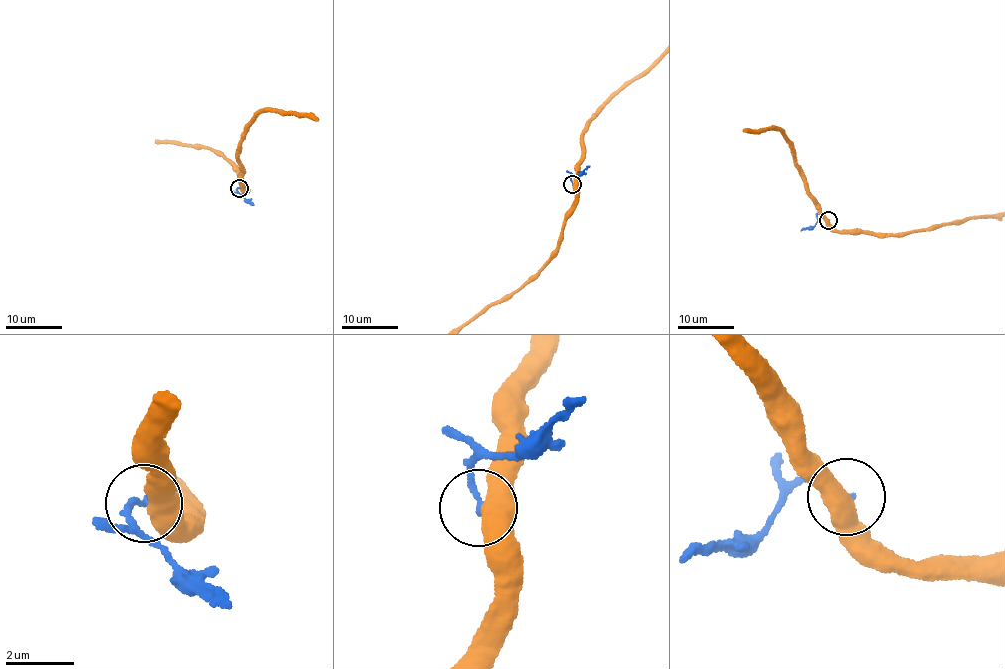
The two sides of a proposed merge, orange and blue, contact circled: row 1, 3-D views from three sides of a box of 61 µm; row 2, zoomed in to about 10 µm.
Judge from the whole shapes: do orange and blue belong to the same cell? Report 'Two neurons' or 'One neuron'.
Two neurons

